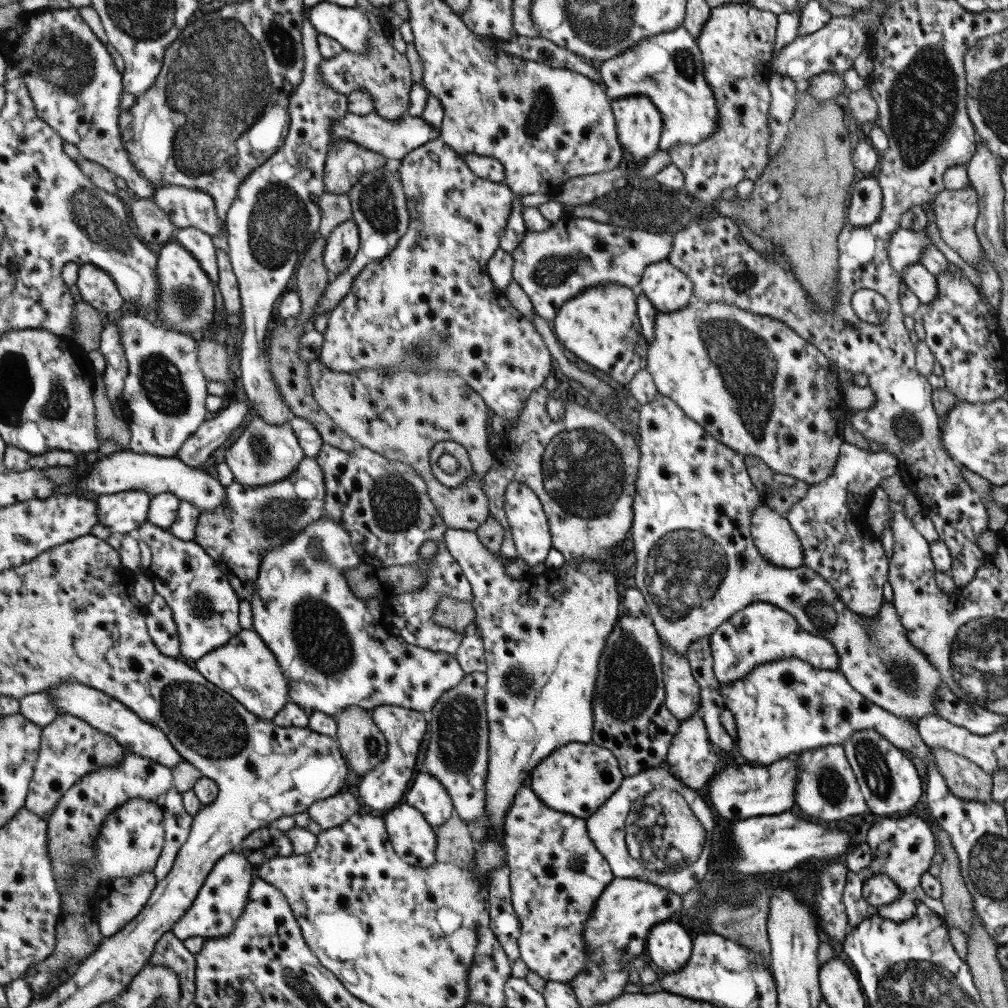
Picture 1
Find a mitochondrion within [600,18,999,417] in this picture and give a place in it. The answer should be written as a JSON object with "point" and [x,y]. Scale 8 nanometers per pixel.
{"point":[922,100]}

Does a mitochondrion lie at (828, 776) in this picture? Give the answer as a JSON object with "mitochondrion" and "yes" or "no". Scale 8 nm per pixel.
{"mitochondrion":"yes"}

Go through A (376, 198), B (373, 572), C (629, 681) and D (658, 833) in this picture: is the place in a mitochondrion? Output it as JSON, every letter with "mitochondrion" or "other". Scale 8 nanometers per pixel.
{"A":"mitochondrion","B":"other","C":"mitochondrion","D":"mitochondrion"}

